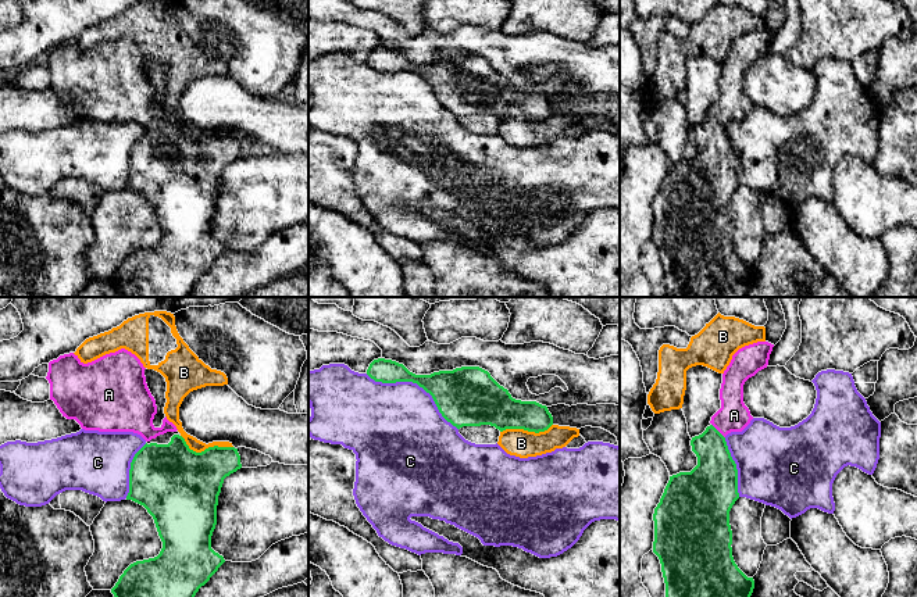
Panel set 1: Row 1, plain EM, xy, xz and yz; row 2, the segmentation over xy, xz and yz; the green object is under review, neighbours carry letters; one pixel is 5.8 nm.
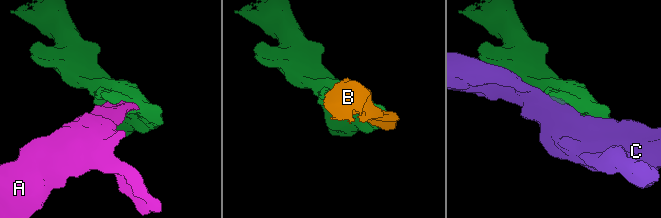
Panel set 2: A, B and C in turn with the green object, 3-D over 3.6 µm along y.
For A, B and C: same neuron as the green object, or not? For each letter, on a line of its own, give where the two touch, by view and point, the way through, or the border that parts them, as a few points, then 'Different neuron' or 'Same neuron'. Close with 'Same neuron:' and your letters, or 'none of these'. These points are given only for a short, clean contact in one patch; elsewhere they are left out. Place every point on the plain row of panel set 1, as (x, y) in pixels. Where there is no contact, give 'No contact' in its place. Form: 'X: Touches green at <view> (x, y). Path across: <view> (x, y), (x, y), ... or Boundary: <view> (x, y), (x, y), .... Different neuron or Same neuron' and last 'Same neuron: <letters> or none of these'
A: Touches green at yz (717, 120). Same neuron
B: Touches green at xy (204, 139). Different neuron
C: Touches green at xz (416, 71). Different neuron
Same neuron: A

